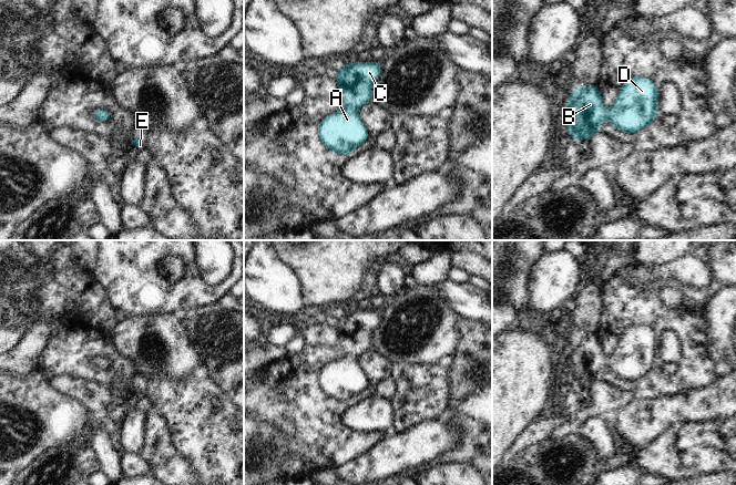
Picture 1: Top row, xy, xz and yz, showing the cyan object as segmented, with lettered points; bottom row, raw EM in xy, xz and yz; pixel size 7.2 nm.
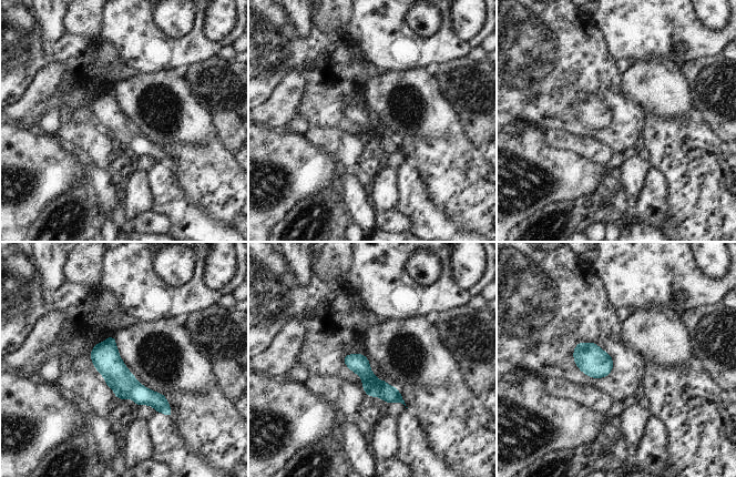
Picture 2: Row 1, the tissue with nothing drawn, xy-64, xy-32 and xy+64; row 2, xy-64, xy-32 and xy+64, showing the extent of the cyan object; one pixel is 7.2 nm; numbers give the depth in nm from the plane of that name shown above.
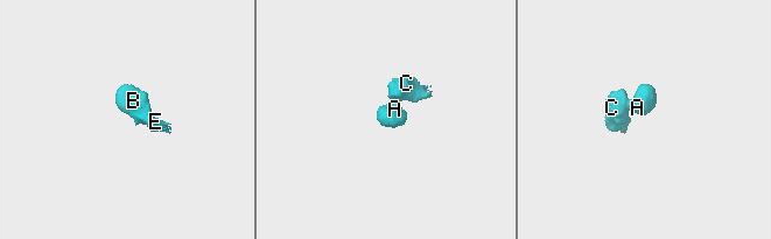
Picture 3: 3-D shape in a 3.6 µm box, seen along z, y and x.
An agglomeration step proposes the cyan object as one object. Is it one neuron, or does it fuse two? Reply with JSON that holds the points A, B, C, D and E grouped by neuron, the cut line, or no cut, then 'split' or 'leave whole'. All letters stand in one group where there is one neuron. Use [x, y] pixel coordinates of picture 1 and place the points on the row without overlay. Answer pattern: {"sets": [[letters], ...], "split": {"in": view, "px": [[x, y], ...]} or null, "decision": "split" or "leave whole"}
{"sets": [["A", "B", "C", "D", "E"]], "split": null, "decision": "leave whole"}

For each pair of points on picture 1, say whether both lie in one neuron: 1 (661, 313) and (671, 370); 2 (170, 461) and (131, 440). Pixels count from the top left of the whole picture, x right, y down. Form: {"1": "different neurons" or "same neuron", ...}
{"1": "different neurons", "2": "different neurons"}

